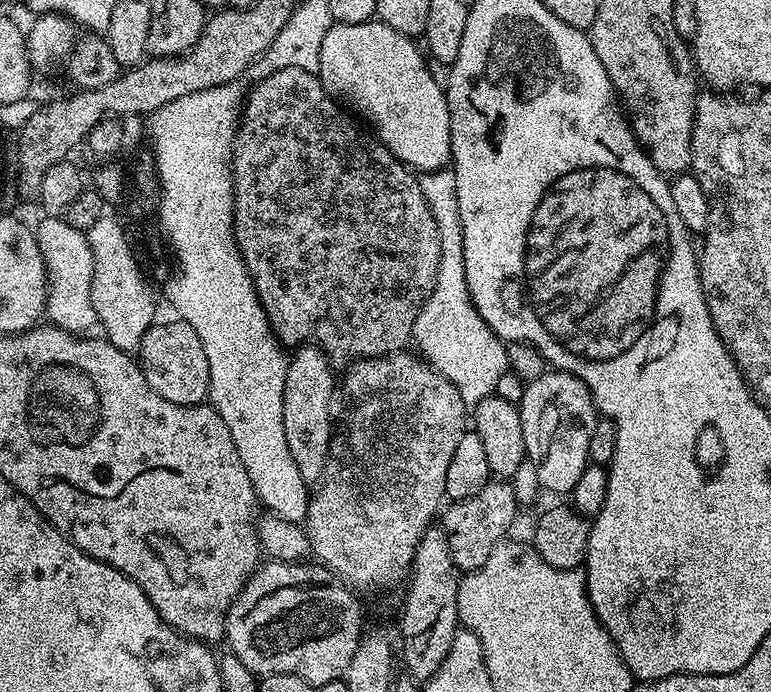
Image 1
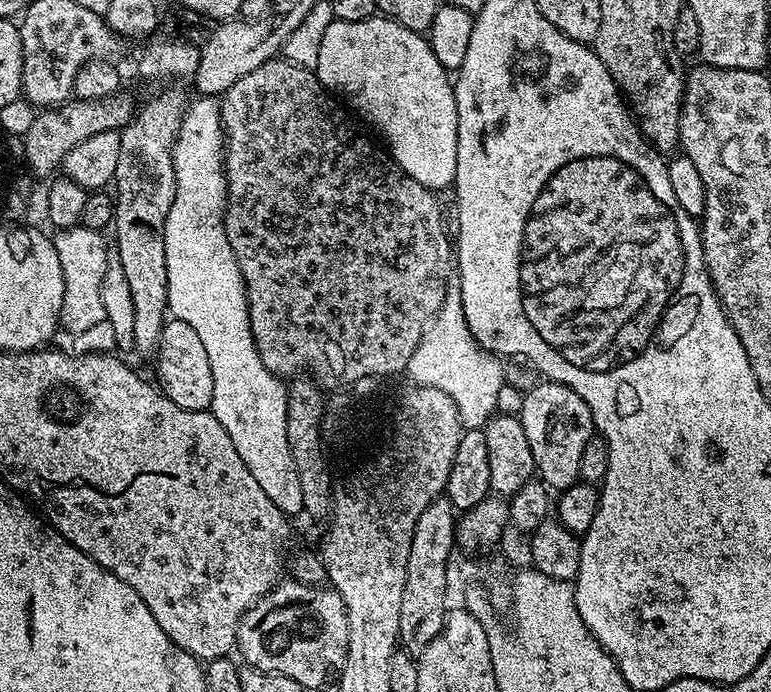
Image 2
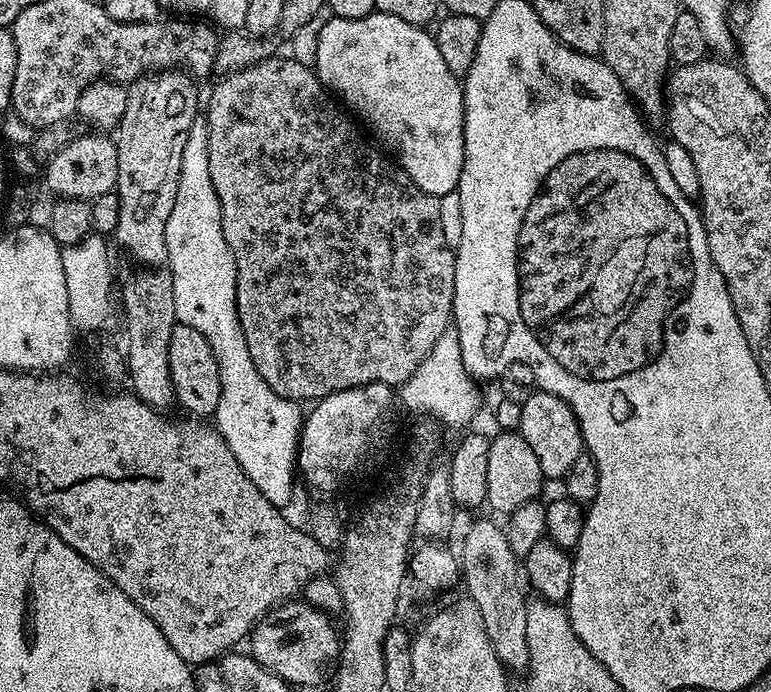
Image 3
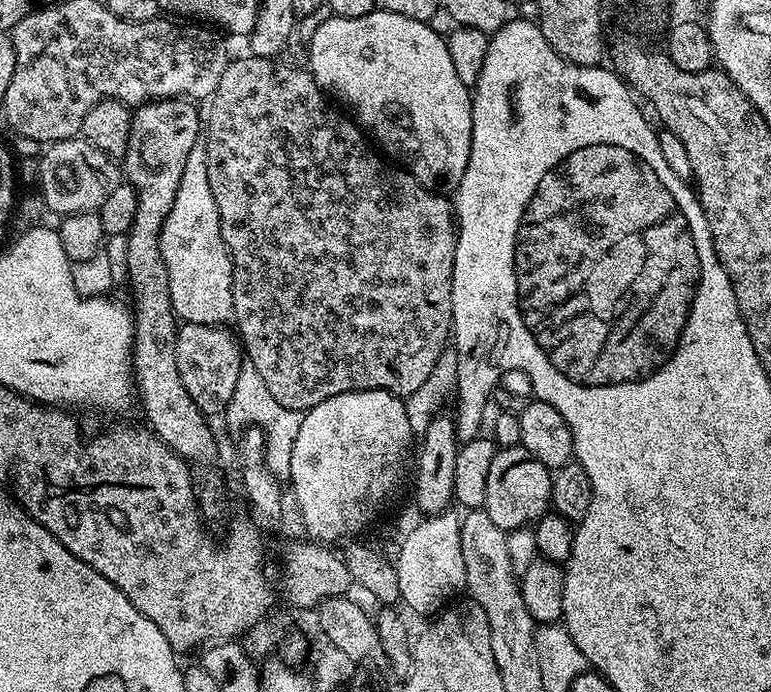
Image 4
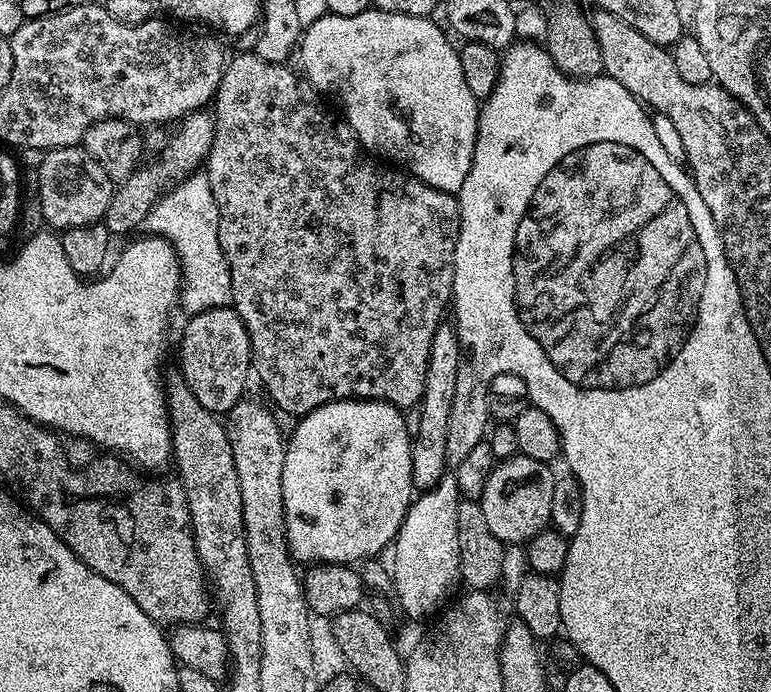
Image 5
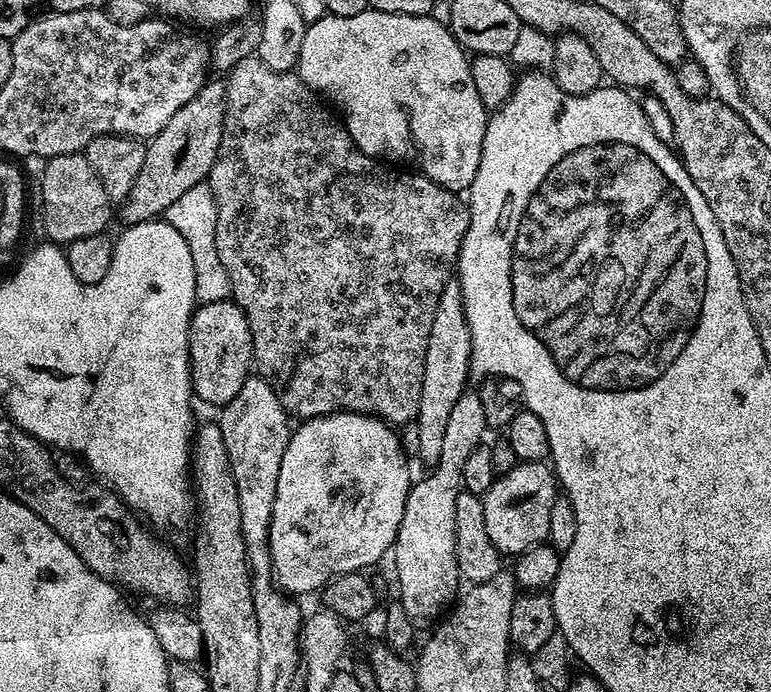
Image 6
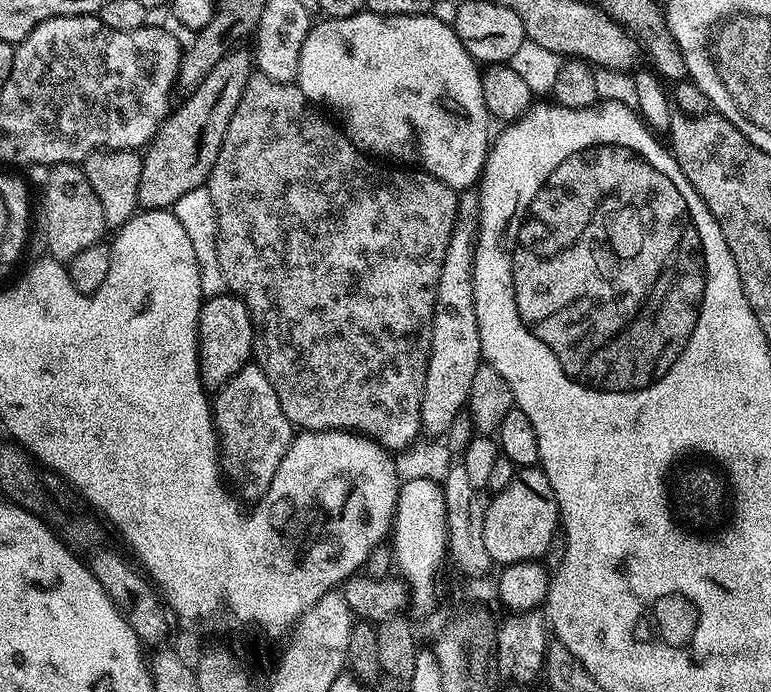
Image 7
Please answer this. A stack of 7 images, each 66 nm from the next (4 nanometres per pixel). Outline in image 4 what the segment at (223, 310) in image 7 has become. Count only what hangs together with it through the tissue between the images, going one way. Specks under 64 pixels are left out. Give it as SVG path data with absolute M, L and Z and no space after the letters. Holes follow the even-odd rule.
M181 323L176 329L176 353L178 354L178 378L182 378L182 386L186 386L186 394L190 394L190 398L194 398L194 406L198 406L198 410L202 410L204 415L209 418L215 418L216 415L227 413L230 398L234 396L234 386L238 383L238 374L240 373L240 365L242 363L242 345L235 335L224 326L215 324L185 324Z

